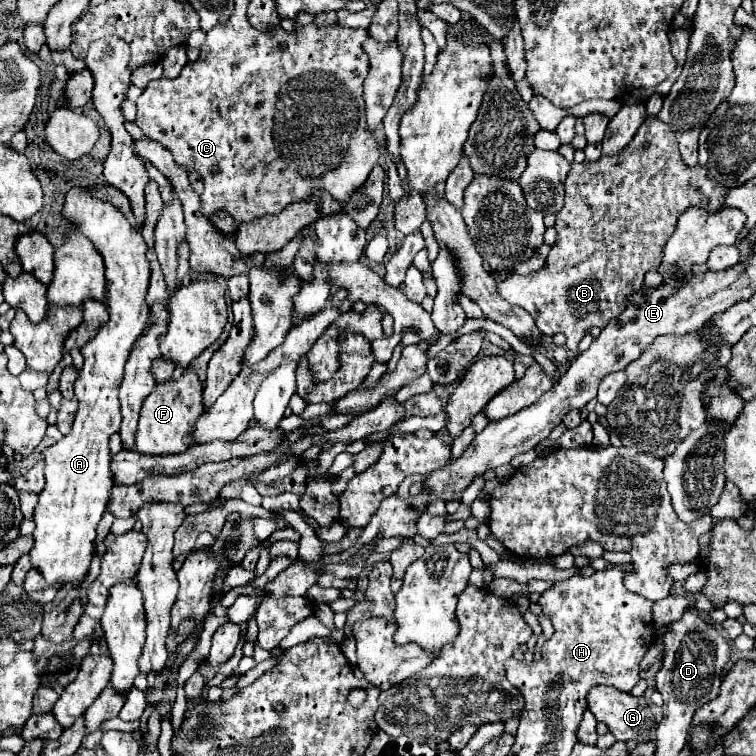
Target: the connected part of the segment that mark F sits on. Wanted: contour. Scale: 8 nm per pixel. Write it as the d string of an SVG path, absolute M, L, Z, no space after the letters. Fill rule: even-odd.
M193 371L183 373L177 381L159 383L155 391L143 401L137 433L135 451L145 455L173 455L187 451L193 443L193 431L197 419L205 413L203 407L203 385Z

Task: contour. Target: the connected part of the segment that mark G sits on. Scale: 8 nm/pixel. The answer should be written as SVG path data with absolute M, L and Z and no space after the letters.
M605 685L593 687L587 695L587 703L589 711L597 717L597 721L609 727L609 731L615 735L617 741L637 741L637 743L653 741L659 719L663 719L661 707L653 705L647 697L633 697L629 693L617 691L615 687L605 687Z

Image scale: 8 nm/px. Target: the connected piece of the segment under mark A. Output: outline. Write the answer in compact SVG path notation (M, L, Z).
M73 187L67 193L63 217L75 223L75 229L91 239L91 243L99 249L99 253L105 259L105 278L107 281L107 299L105 307L109 311L109 321L97 331L97 335L81 347L81 353L85 357L85 365L79 373L79 379L75 381L75 397L79 399L79 409L73 421L71 431L51 445L45 451L45 489L39 495L39 503L35 507L35 545L31 549L31 563L47 583L67 583L67 581L81 581L87 571L89 563L95 553L95 529L107 509L109 493L113 487L113 473L111 473L111 453L109 453L109 437L119 431L121 425L121 405L119 405L119 385L123 379L123 367L127 363L129 351L137 337L143 333L147 319L149 319L149 305L145 301L147 287L149 287L149 261L145 257L147 245L137 229L131 229L129 221L111 205L105 201L99 201L91 197L85 189Z

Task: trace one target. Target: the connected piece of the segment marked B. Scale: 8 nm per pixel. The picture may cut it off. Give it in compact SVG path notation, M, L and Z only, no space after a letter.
M647 117L623 151L603 155L599 161L571 163L571 171L565 181L565 205L557 213L555 221L557 241L549 251L547 263L525 277L509 275L501 281L495 275L499 295L507 303L523 307L535 319L541 333L565 333L567 351L577 357L579 341L585 331L589 327L605 327L611 319L615 319L615 315L627 307L627 299L641 289L645 273L659 267L661 251L675 231L677 217L689 207L699 207L709 213L721 211L729 189L731 187L709 179L707 171L703 171L699 163L693 169L687 167L679 155L675 139L653 139L653 117Z

